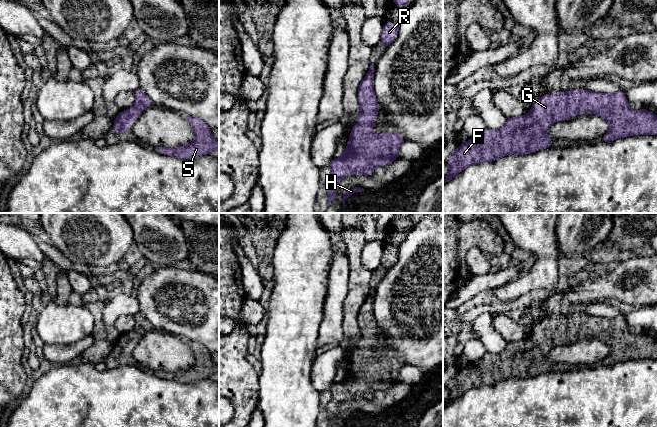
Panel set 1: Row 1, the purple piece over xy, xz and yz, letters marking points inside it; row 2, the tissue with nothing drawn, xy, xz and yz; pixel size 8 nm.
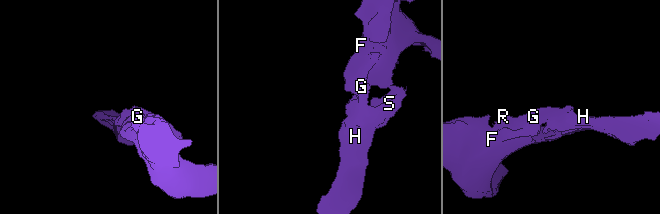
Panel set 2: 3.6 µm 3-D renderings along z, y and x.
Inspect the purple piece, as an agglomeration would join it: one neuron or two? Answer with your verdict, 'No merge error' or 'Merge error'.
No merge error

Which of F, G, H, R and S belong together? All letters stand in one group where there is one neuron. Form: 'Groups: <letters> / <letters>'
Groups: F G H R S

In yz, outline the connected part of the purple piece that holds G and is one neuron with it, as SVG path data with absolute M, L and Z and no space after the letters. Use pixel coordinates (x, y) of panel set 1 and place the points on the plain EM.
M576 312L572 315L546 318L534 325L527 339L507 342L502 352L495 355L486 352L480 360L470 362L466 367L459 369L447 384L449 396L443 407L453 403L469 389L484 385L493 386L509 378L530 378L552 370L553 365L547 359L549 351L557 345L569 344L577 337L595 337L609 347L608 356L601 362L604 366L634 359L657 359L657 340L645 331L639 335L631 334L624 314L620 313L615 318L606 318Z

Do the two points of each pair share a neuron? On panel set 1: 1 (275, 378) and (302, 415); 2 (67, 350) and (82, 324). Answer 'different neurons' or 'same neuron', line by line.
1: same neuron
2: different neurons

